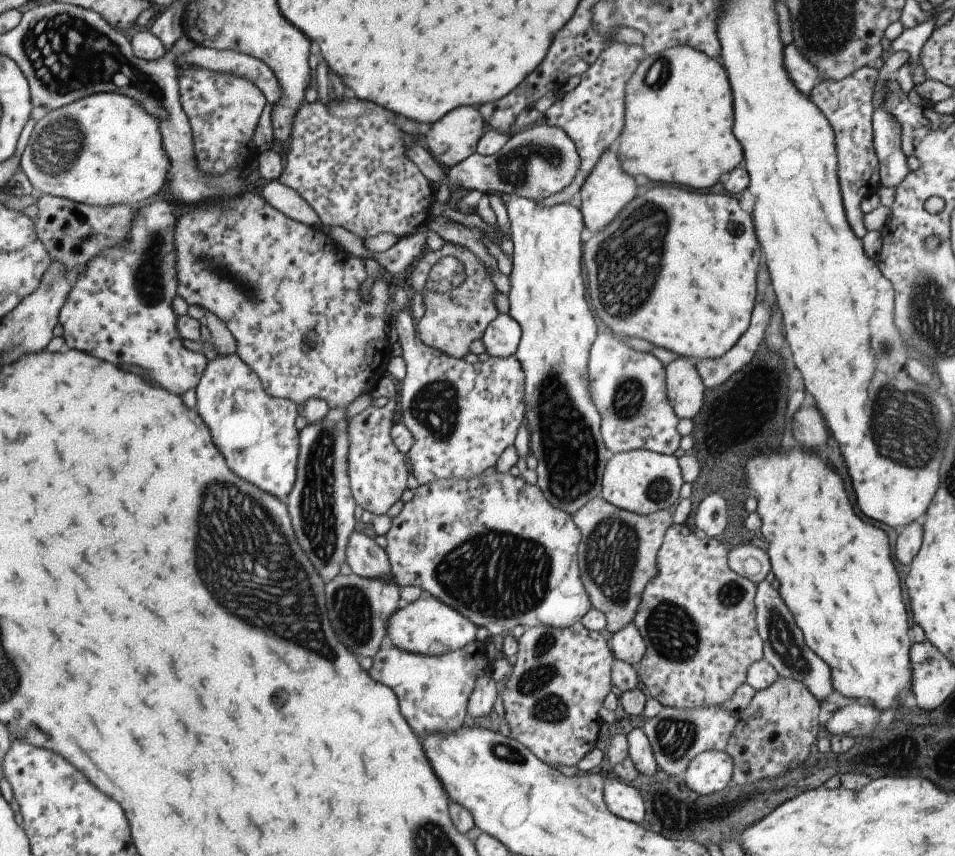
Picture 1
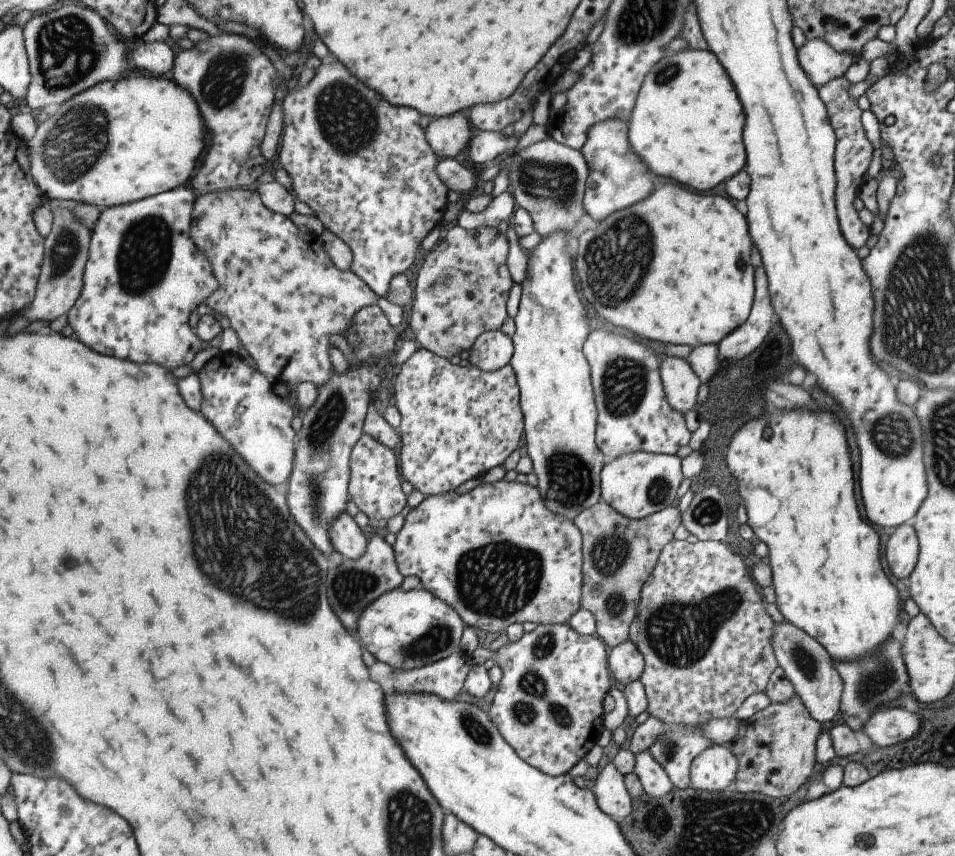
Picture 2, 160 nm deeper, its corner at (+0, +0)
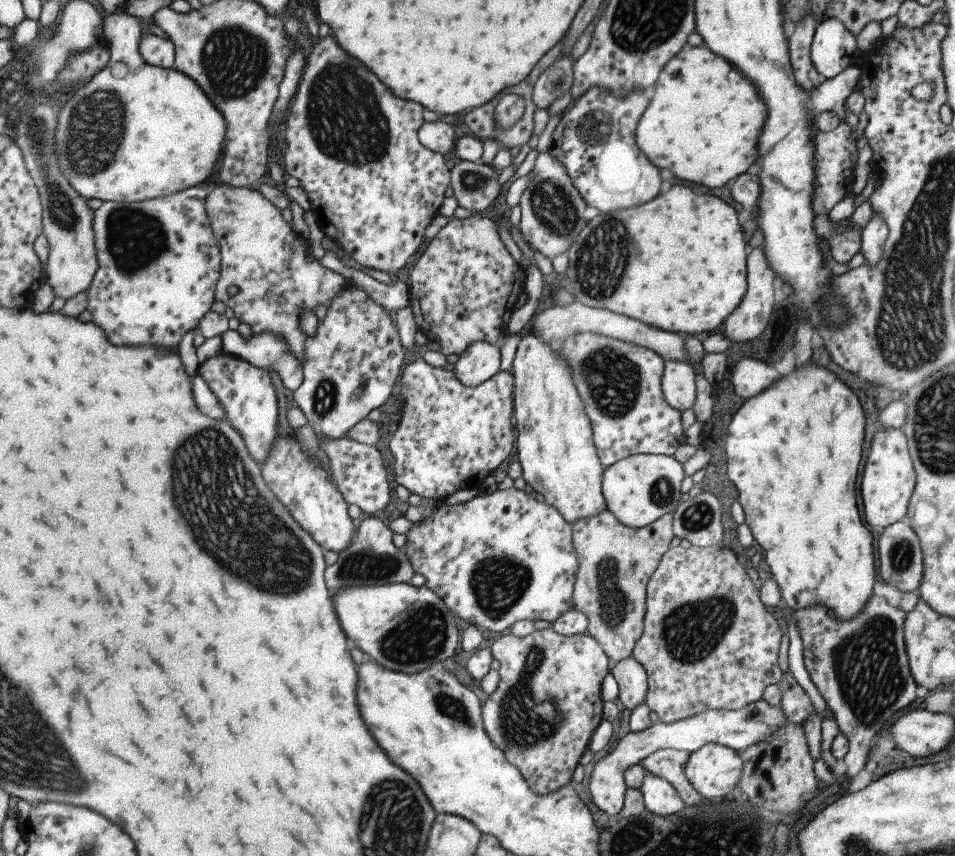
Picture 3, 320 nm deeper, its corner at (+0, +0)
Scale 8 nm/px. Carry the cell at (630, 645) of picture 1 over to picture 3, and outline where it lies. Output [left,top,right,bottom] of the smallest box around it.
[610,656,647,711]

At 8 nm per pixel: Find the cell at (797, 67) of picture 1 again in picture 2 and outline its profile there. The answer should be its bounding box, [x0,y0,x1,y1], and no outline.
[796,39,856,87]

